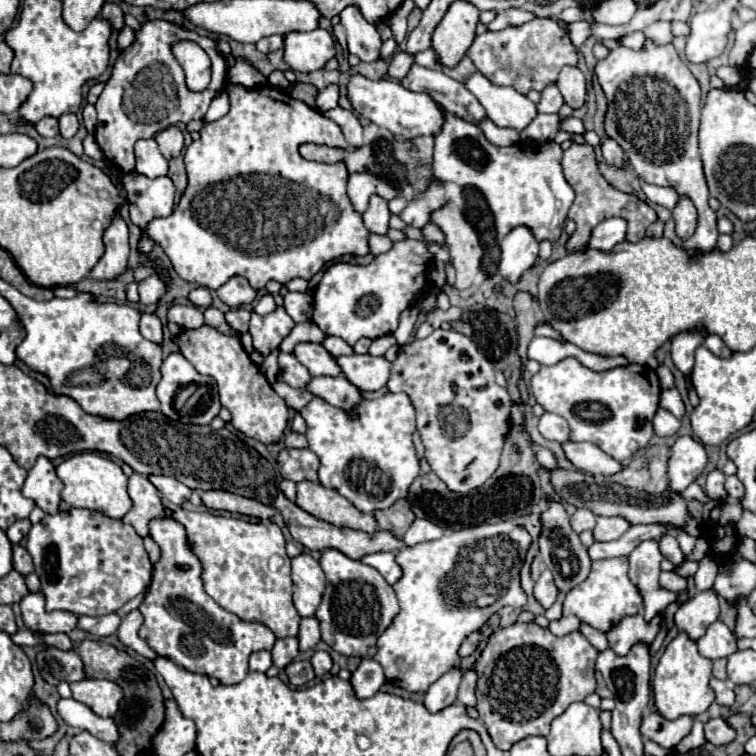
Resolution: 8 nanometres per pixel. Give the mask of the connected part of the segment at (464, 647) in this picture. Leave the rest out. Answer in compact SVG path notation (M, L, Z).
M471 632L471 634L463 640L463 644L461 644L461 648L459 648L459 654L461 654L461 656L473 654L475 648L477 648L477 644L479 644L479 632Z

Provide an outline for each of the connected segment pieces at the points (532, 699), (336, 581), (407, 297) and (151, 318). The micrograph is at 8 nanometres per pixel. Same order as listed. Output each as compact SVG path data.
M535 622L497 628L473 664L479 676L475 708L493 744L499 750L509 750L527 736L547 736L553 718L561 716L569 704L581 702L595 692L597 654L579 630L567 636L553 636Z
M333 548L323 550L319 564L329 582L329 588L325 590L321 604L315 612L315 618L321 626L321 640L343 656L373 658L373 654L377 652L377 638L399 614L399 602L393 588L373 566L367 566L359 560L351 560L349 556Z
M427 224L421 228L423 240L401 240L393 242L393 248L367 266L333 264L321 278L315 290L315 310L313 322L327 334L339 336L349 346L353 346L361 338L379 338L391 334L399 326L401 310L415 304L429 290L429 266L433 262L433 254L429 252L429 244L439 244L445 248L445 234L441 234L439 226Z
M143 314L141 316L141 334L149 340L161 346L163 342L163 324L155 314Z

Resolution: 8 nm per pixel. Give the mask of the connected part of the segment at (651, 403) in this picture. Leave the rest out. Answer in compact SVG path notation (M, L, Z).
M565 358L553 366L541 366L531 380L535 400L569 422L571 442L593 442L615 460L631 458L653 436L651 420L659 408L659 378L655 370L629 364L605 372L585 368L577 358Z

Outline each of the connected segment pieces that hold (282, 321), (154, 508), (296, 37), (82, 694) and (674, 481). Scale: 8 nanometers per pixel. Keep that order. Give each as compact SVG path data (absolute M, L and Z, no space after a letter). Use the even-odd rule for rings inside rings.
M283 306L275 308L267 316L259 316L253 312L251 322L249 322L249 332L253 336L255 350L263 356L269 356L269 352L279 348L279 344L293 330L293 326L295 326L295 322L285 312Z
M133 474L129 478L129 496L133 500L133 508L123 516L123 522L131 524L139 536L149 536L149 520L165 516L161 496L149 478L141 474Z
M327 30L285 34L285 60L293 70L321 70L335 56L335 42Z
M79 680L71 684L73 698L89 706L97 716L109 718L119 710L121 688L111 680Z
M679 436L671 446L669 458L669 490L681 494L705 468L707 454L701 442L693 440L691 436Z

